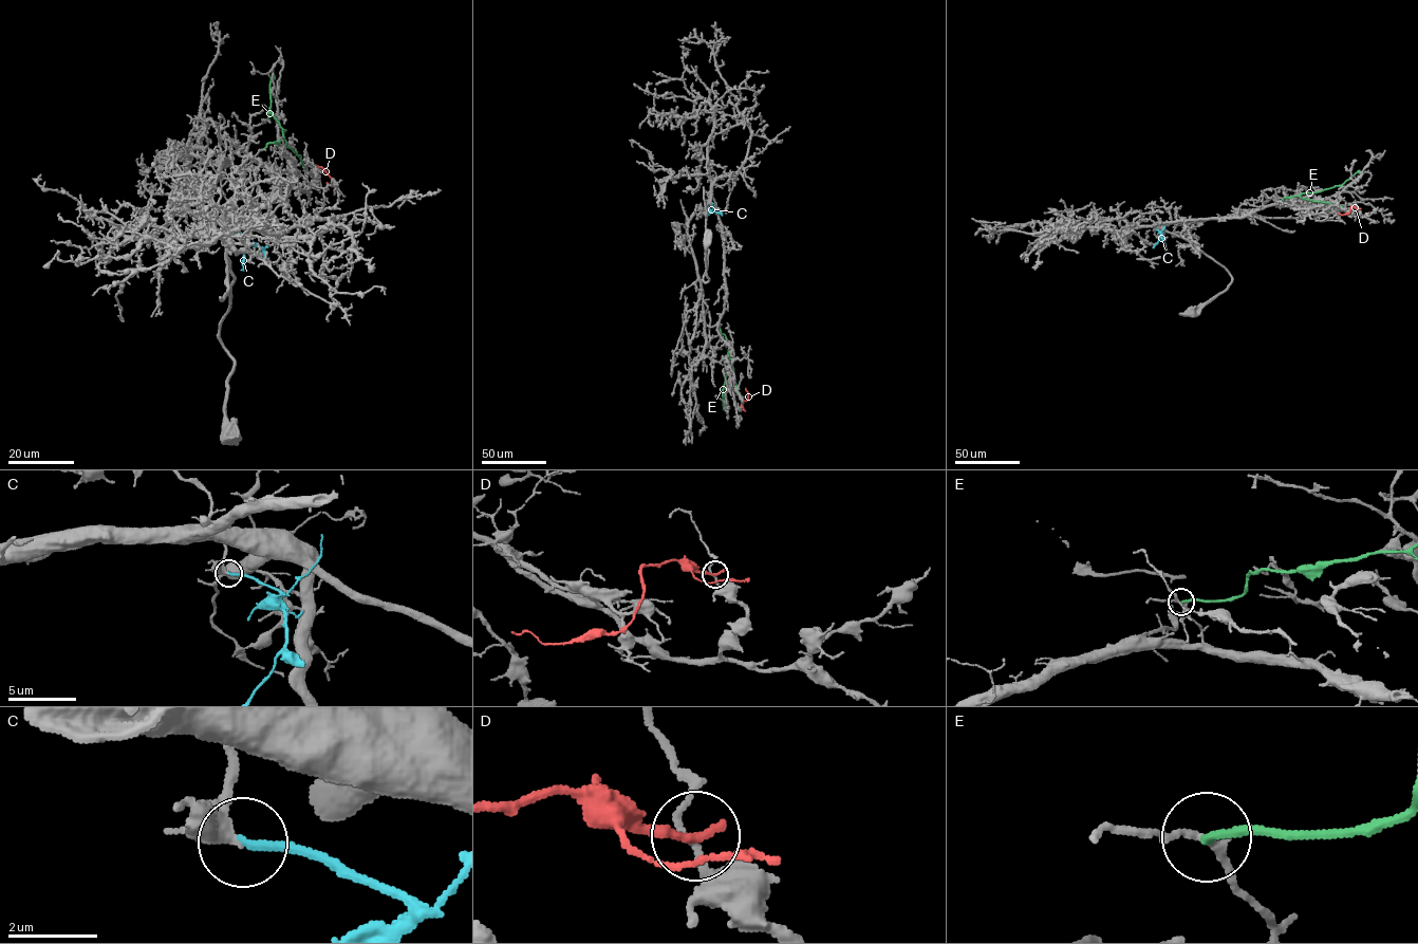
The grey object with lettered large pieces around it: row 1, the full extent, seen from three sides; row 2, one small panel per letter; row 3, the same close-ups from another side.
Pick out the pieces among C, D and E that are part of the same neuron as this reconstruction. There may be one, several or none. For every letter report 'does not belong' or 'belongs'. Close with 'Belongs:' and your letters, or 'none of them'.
C: belongs
D: does not belong
E: does not belong
Belongs: C

